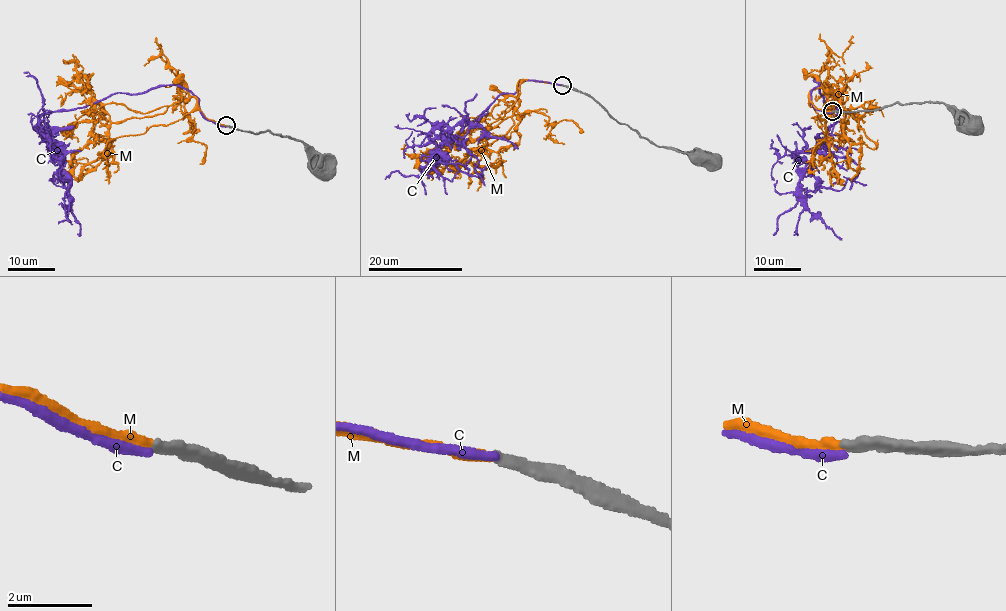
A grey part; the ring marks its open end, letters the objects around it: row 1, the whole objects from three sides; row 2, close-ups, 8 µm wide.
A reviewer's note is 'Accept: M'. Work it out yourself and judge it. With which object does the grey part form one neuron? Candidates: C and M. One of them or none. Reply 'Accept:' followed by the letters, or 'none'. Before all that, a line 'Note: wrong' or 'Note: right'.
Note: right
Accept: M

